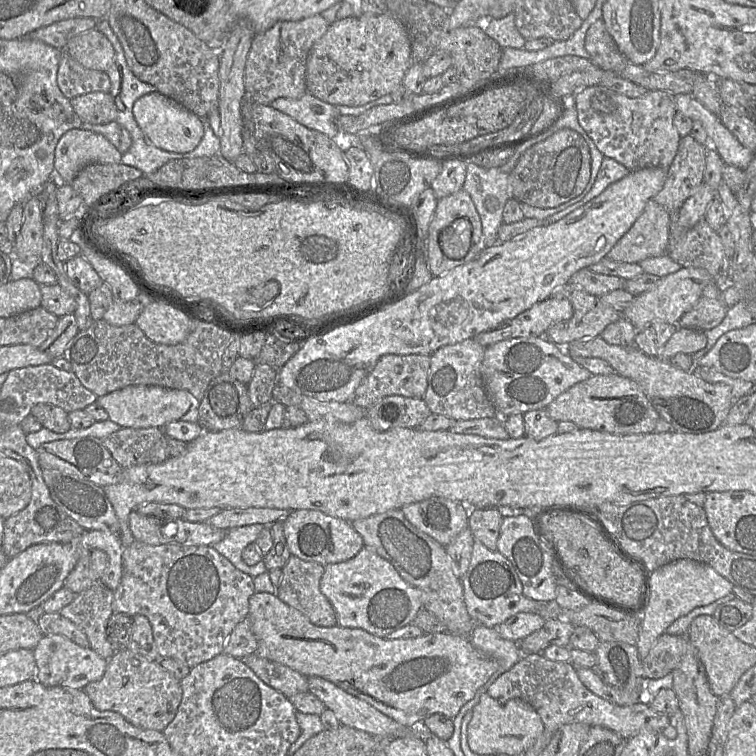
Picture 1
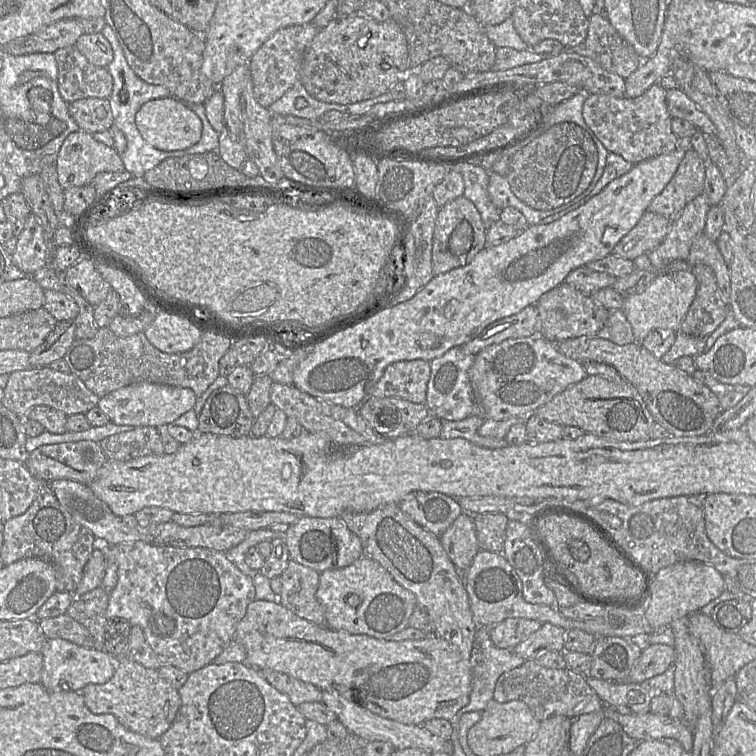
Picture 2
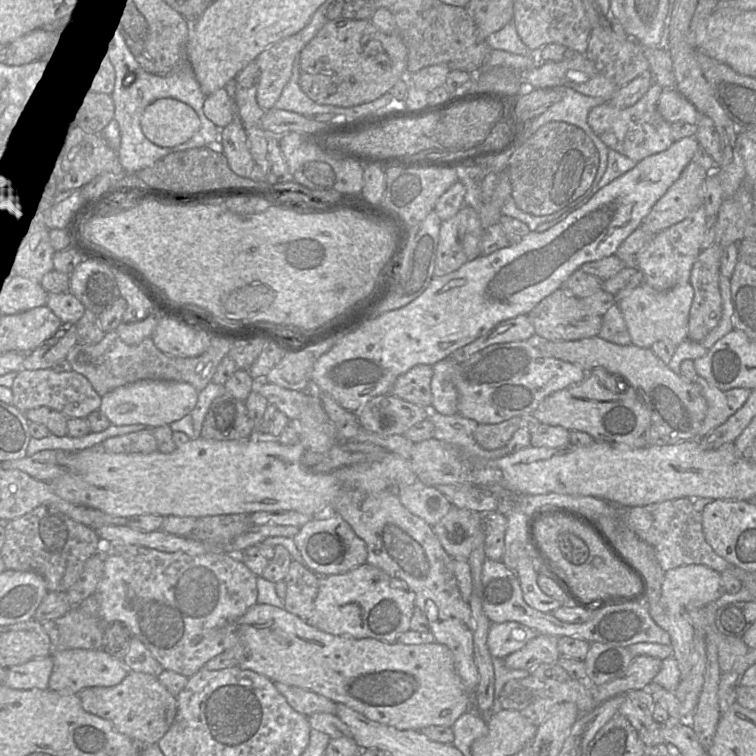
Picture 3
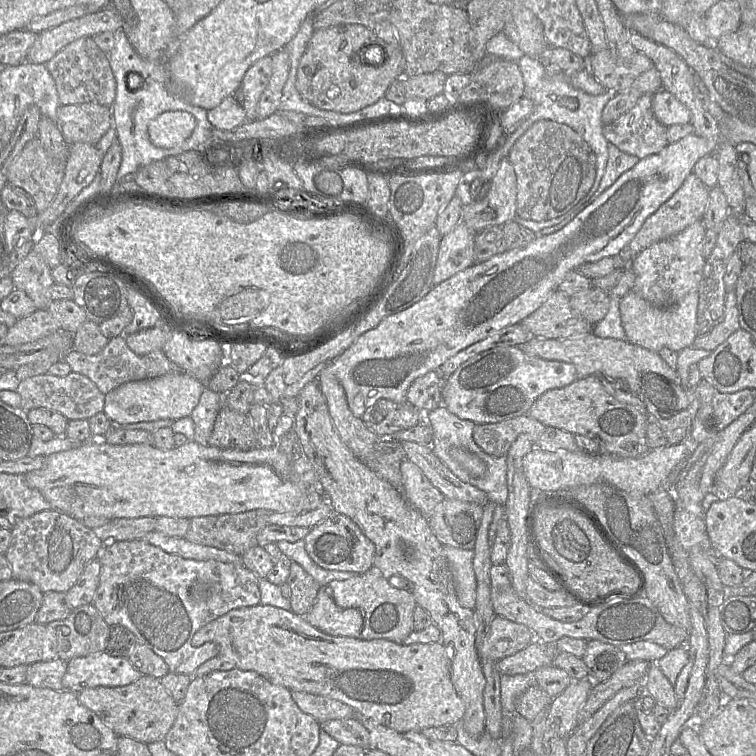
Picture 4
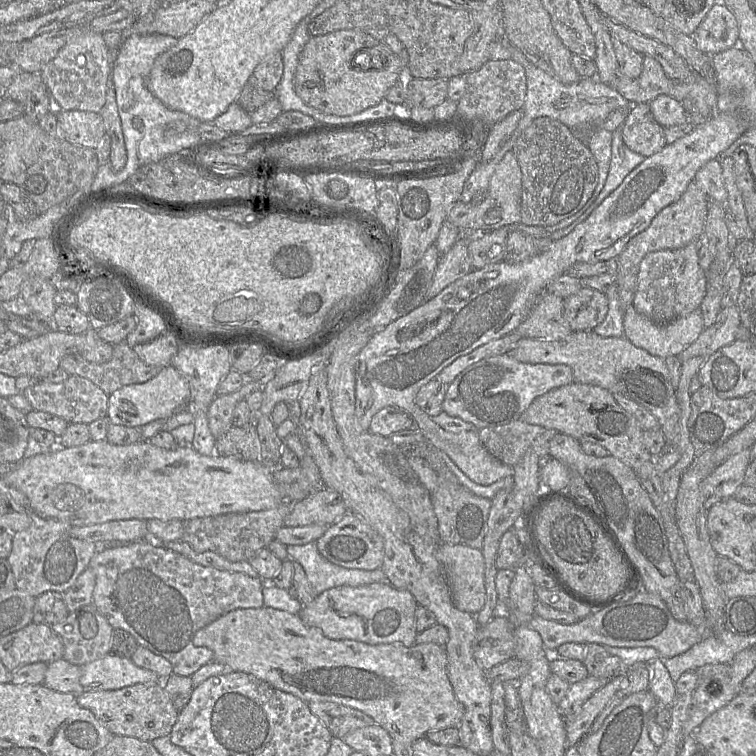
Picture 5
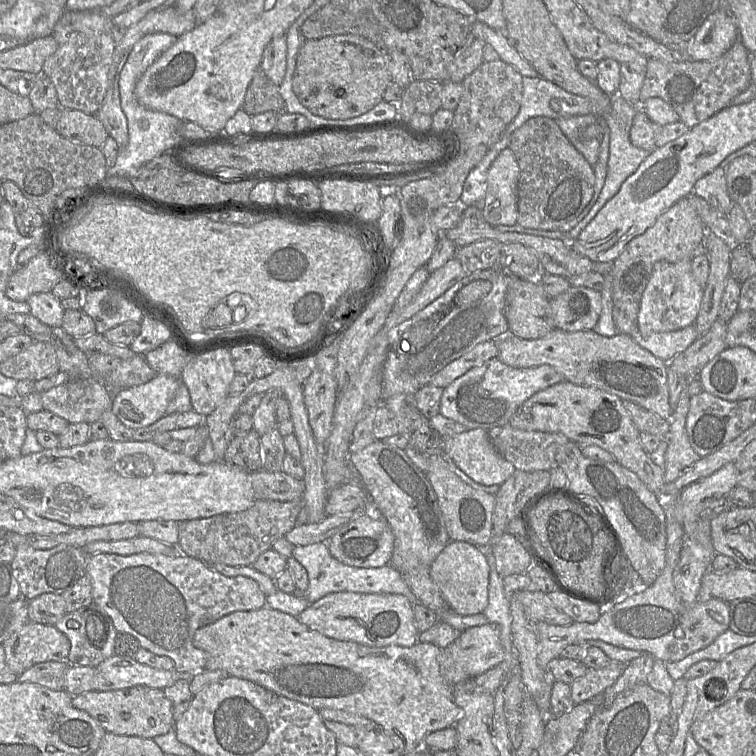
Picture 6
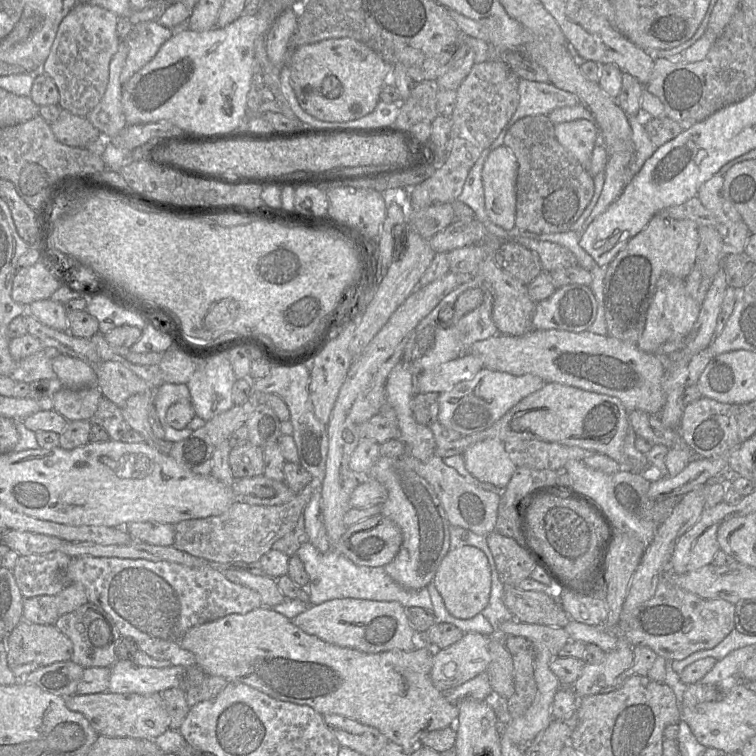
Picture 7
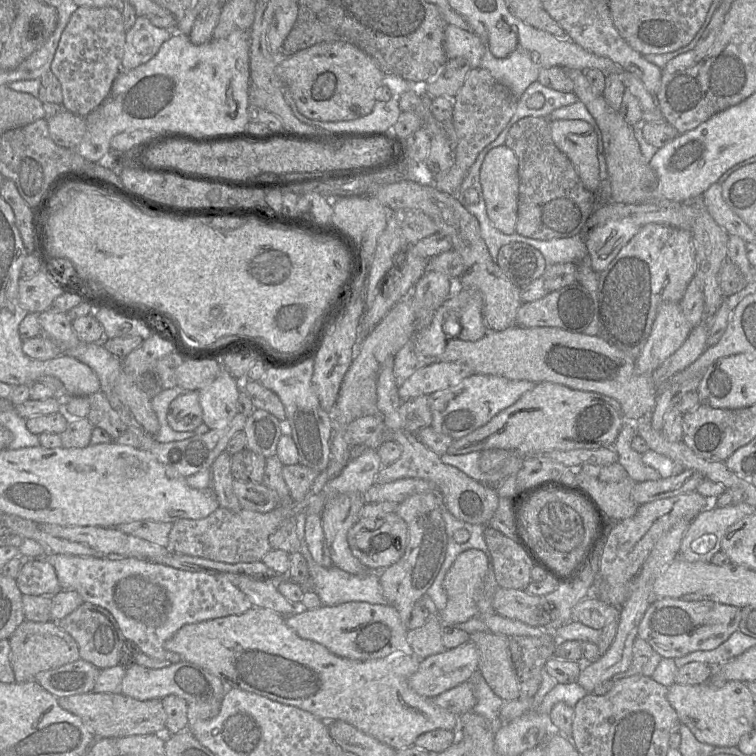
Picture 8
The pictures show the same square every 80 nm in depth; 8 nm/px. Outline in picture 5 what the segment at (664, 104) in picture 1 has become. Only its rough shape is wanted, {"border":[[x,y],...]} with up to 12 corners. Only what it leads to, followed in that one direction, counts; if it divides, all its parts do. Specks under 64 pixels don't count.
{"border":[[649,103],[631,104],[624,144],[649,157],[666,145]]}

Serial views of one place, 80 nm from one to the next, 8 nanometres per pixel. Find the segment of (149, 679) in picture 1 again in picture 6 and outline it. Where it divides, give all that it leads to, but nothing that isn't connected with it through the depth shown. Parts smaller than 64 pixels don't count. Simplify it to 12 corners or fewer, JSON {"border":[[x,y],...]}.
{"border":[[163,689],[72,697],[107,733],[153,739],[173,730]]}

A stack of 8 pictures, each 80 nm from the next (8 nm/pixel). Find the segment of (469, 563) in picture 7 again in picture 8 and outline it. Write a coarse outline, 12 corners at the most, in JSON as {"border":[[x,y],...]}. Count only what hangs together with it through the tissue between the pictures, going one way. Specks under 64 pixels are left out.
{"border":[[481,550],[457,556],[443,581],[438,613],[454,626],[479,614],[487,570]]}

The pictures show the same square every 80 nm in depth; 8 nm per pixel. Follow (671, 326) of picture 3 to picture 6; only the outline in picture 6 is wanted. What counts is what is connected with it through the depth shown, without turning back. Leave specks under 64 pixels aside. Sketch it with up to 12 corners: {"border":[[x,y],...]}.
{"border":[[693,323],[679,330],[631,337],[668,363],[699,337]]}

